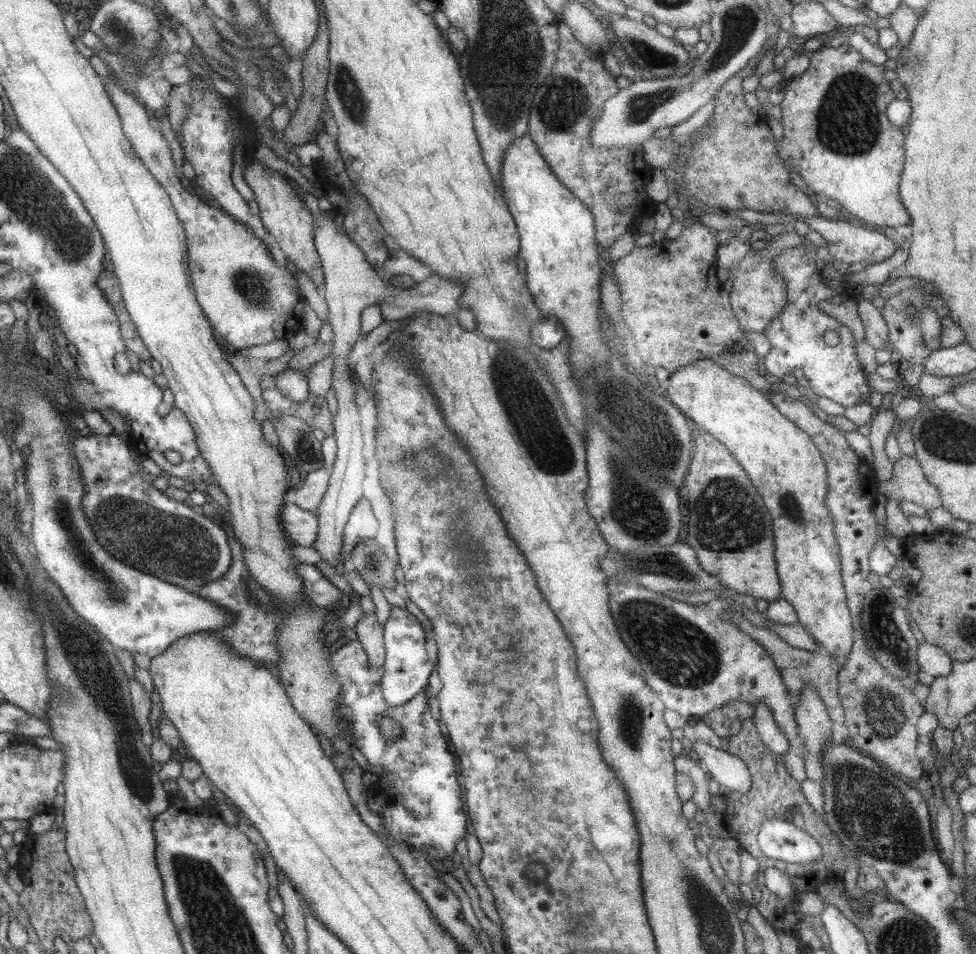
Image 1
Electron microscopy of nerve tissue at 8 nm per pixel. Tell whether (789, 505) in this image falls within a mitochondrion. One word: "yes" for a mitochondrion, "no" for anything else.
yes

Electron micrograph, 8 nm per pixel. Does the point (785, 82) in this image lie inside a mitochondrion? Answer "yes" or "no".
no

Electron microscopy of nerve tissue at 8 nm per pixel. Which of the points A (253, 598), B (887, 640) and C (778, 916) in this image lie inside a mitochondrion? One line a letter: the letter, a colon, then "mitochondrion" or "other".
A: mitochondrion
B: mitochondrion
C: other

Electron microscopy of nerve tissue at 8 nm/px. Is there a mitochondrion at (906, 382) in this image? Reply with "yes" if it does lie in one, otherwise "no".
no

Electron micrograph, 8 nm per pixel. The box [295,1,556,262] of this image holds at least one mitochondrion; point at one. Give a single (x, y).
(355, 101)

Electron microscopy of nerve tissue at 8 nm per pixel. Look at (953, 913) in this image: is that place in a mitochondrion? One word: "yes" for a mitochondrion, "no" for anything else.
no

